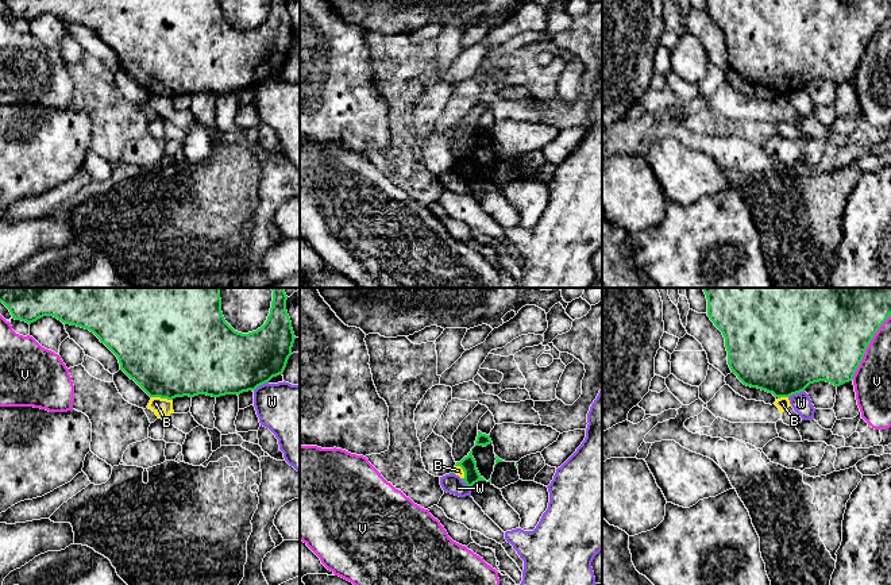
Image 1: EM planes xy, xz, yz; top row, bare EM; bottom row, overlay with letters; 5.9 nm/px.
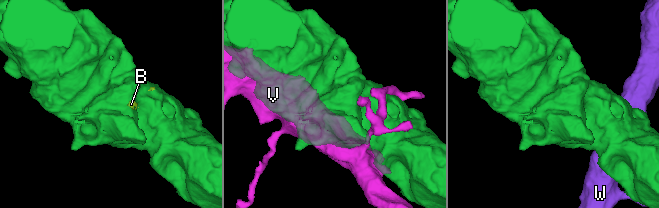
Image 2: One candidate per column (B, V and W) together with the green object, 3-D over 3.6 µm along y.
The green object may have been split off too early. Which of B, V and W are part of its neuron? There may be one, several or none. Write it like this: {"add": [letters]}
{"add": []}

